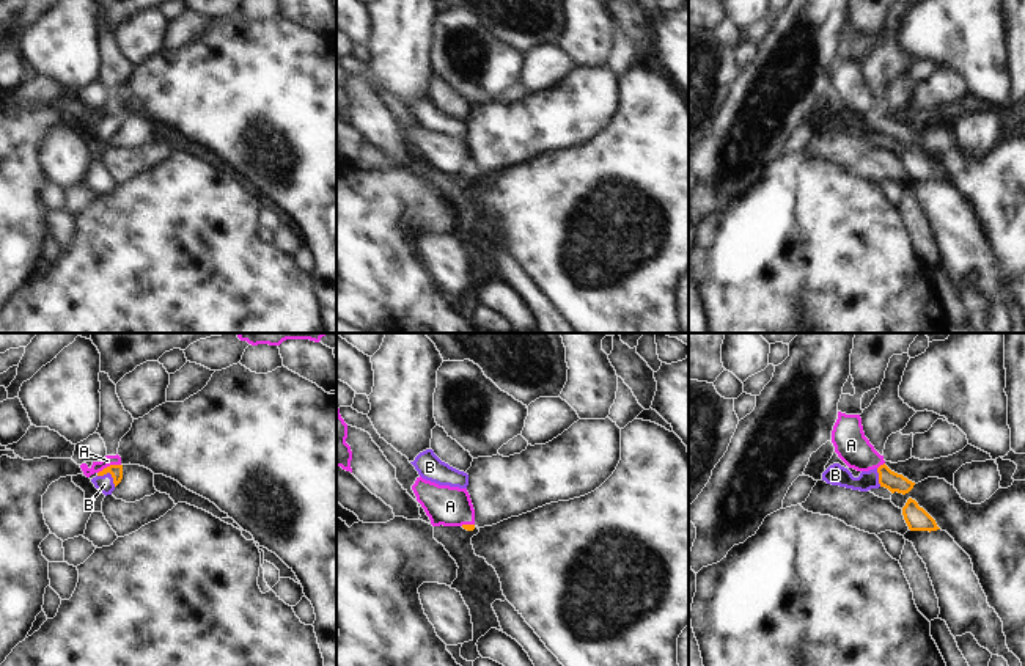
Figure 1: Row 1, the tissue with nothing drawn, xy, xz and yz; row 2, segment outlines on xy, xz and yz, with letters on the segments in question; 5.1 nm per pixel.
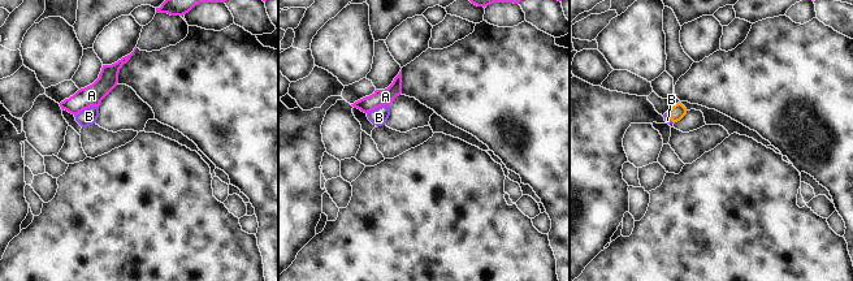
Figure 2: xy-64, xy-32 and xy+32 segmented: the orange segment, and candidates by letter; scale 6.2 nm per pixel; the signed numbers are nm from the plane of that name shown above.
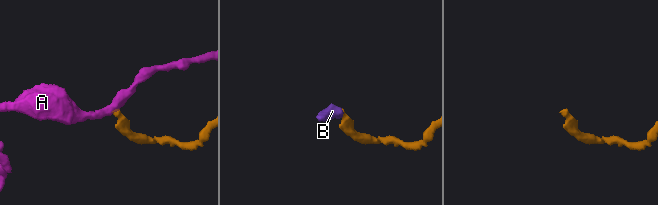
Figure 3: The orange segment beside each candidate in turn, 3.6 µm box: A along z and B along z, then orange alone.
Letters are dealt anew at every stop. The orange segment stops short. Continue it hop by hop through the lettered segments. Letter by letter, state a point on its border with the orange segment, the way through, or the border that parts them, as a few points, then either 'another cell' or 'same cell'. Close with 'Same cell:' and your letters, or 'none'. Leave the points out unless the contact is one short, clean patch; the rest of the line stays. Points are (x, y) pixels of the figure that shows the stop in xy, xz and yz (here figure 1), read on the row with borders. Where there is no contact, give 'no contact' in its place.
A: xy (110, 465) | along xy (120, 464), (110, 464), (98, 473) | another cell
B: xy (110, 473) | across xy (115, 470), (110, 473), (104, 484) | same cell
Same cell: B

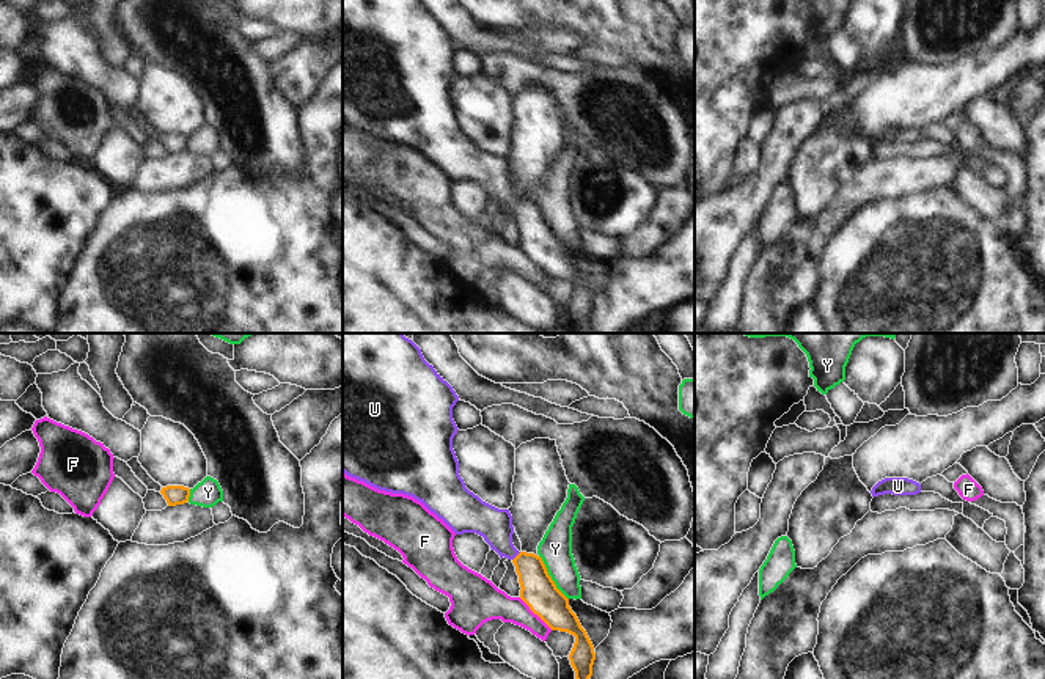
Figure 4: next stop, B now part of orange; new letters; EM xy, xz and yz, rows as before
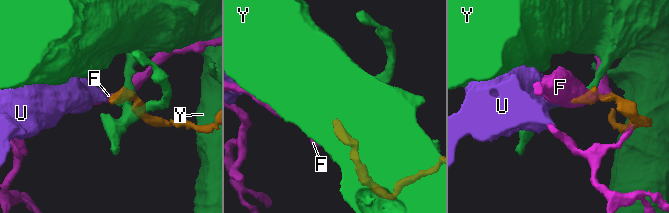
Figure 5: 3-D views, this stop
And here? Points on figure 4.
F: xz (536, 613) | another cell
U: xz (516, 557) | across xz (539, 593), (533, 574), (516, 557), (502, 543), (495, 525) | same cell
Y: xz (550, 577) | another cell
Same cell: U

